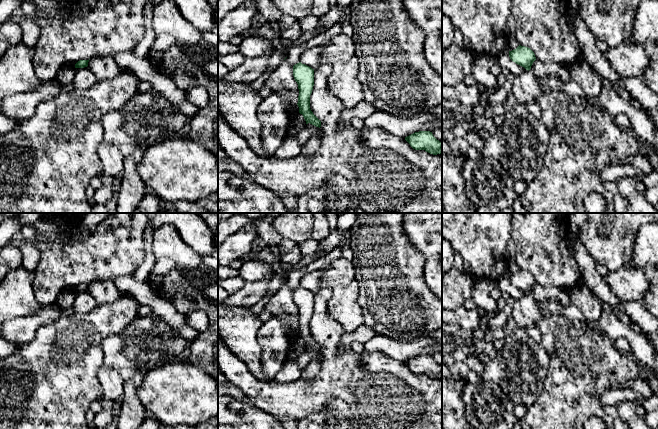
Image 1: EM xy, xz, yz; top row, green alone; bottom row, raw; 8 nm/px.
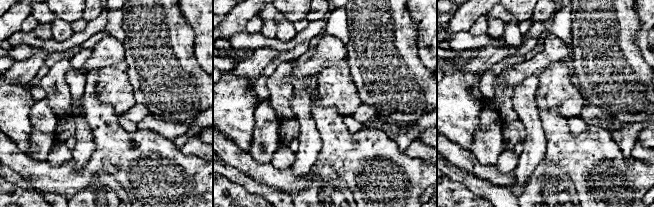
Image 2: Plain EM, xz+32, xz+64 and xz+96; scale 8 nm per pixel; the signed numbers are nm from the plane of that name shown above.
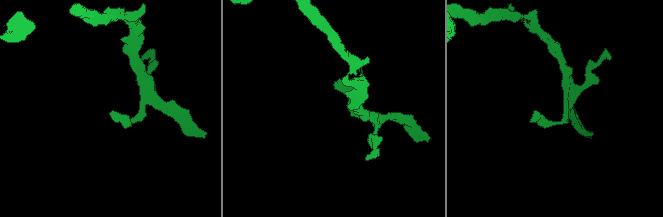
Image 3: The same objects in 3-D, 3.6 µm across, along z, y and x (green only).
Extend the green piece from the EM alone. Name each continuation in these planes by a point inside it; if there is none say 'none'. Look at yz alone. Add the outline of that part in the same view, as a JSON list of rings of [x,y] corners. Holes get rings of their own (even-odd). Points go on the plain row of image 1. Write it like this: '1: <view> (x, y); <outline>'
none

